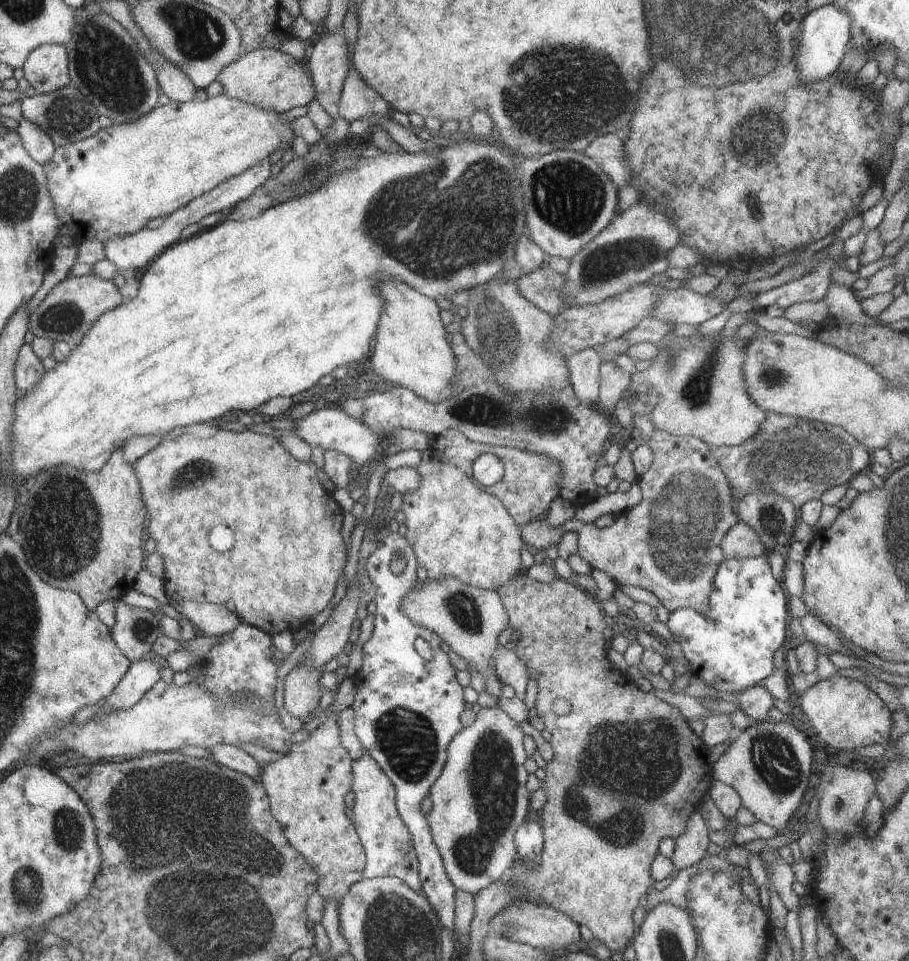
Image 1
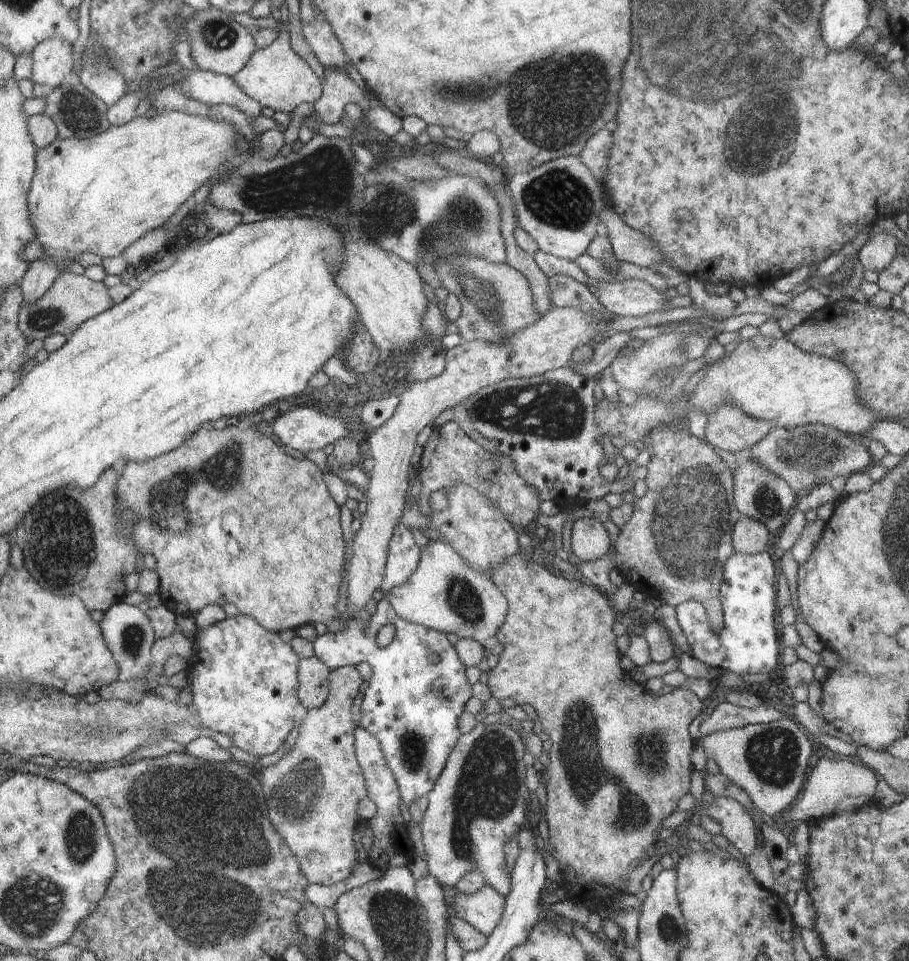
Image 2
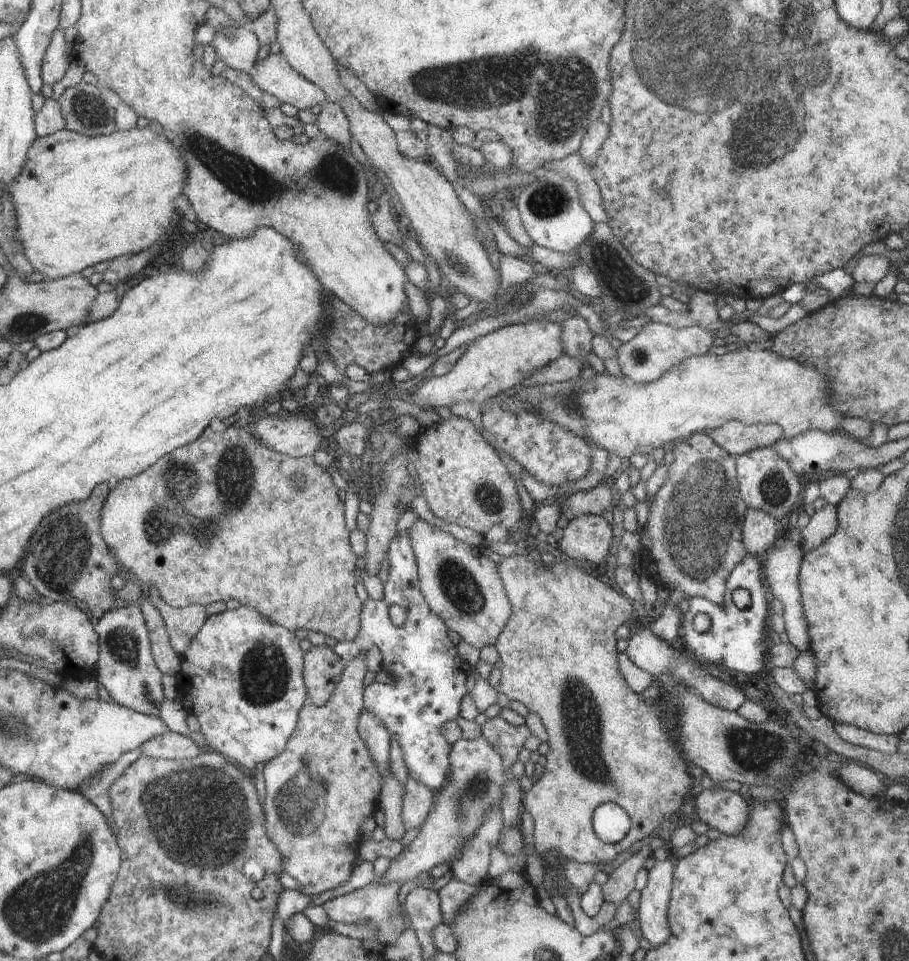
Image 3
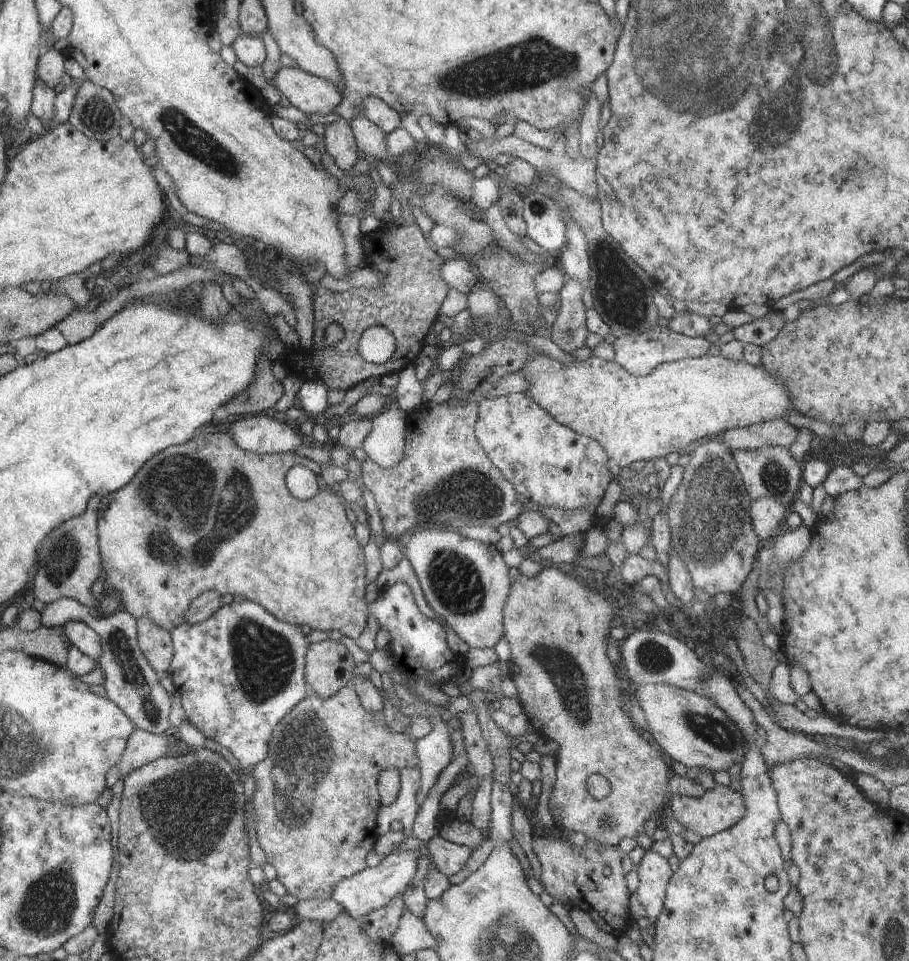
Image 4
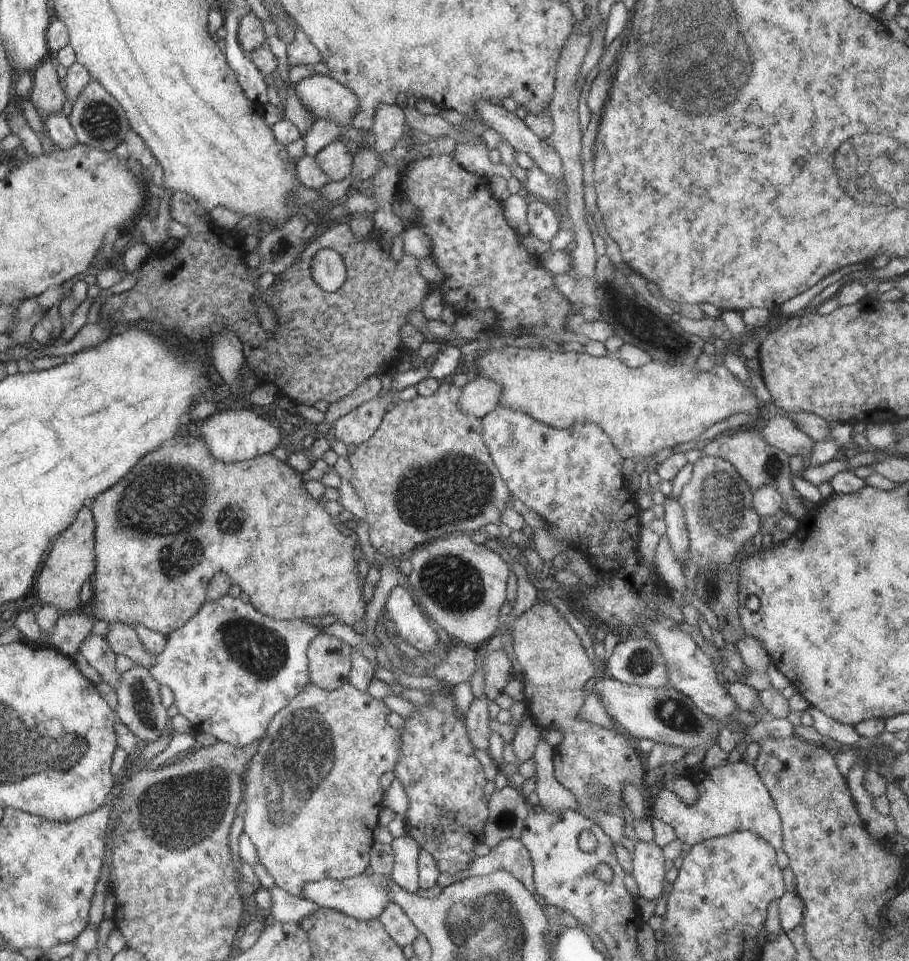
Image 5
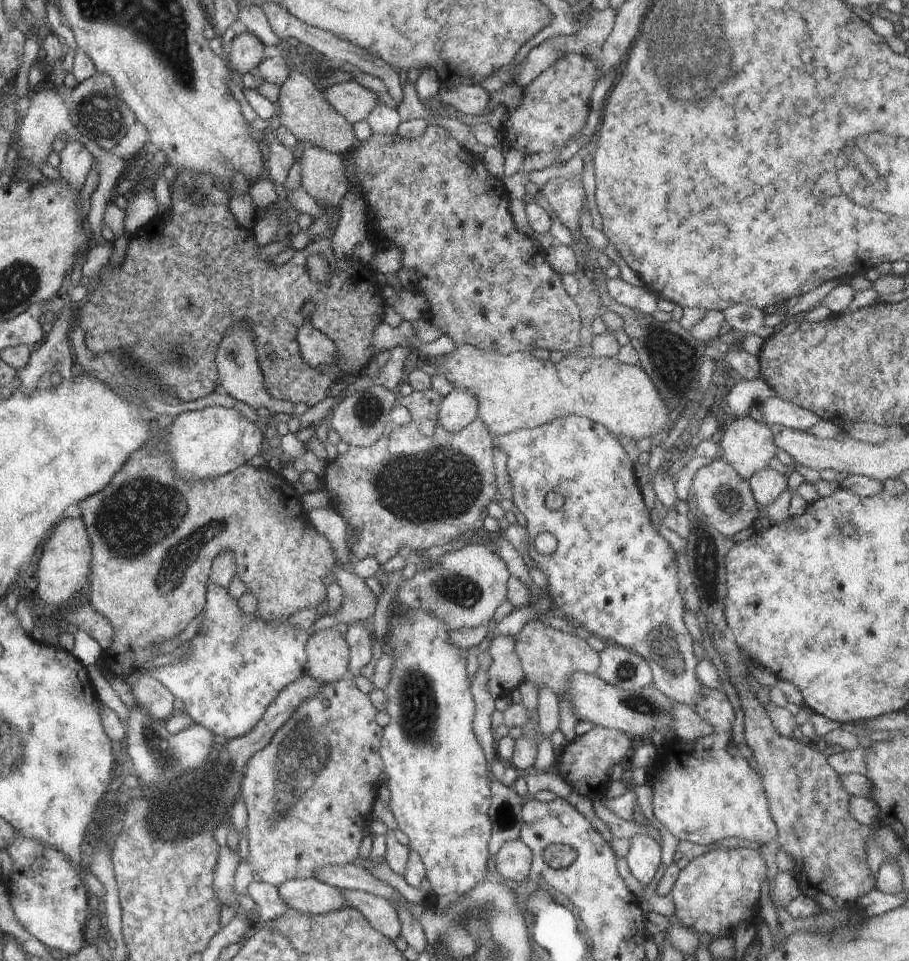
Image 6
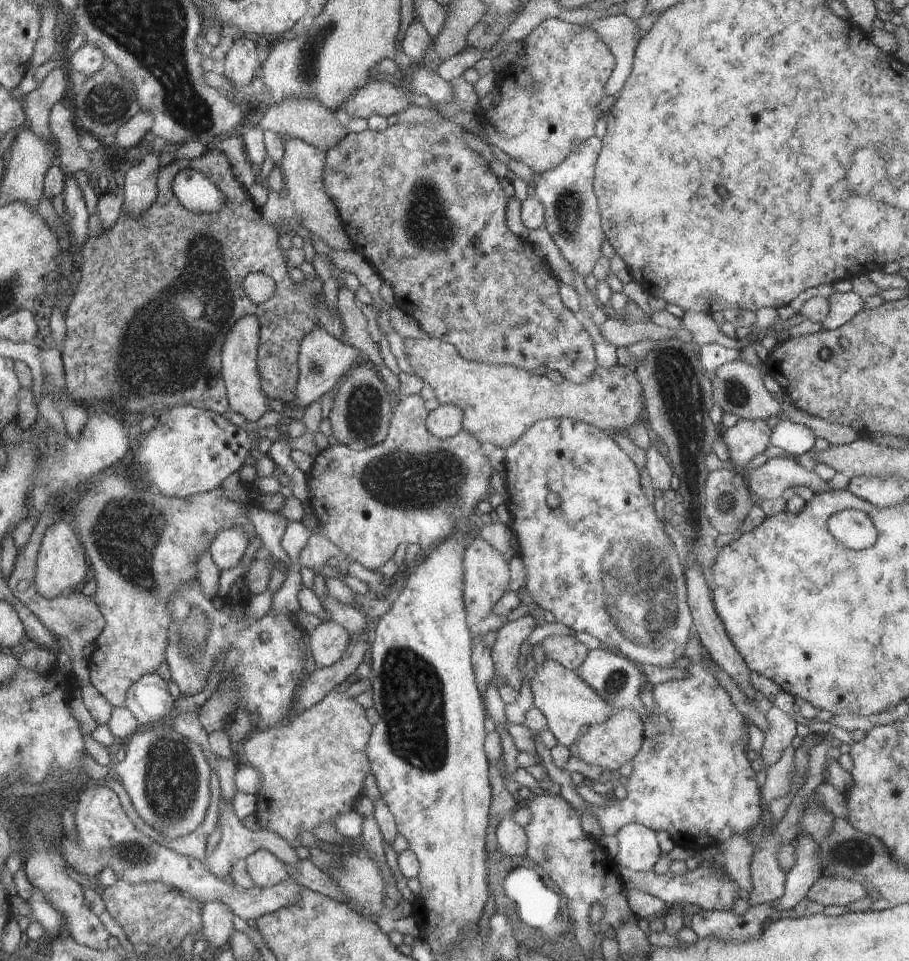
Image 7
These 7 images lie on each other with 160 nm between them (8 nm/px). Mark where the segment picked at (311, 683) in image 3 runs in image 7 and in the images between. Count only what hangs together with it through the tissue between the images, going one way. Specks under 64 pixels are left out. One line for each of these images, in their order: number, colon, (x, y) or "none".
4: (329, 666)
5: (329, 659)
6: (327, 650)
7: (328, 643)

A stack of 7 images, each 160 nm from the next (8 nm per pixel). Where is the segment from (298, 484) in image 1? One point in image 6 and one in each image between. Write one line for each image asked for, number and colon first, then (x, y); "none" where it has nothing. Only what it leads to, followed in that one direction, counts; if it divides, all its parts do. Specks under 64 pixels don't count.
2: (193, 519)
3: (262, 527)
4: (300, 560)
5: (179, 516)
6: (153, 534)

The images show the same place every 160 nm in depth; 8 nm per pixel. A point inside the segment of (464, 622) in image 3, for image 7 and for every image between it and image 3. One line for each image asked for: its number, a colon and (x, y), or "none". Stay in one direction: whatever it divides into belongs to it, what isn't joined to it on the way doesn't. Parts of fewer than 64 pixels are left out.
4: (465, 582)
5: (460, 584)
6: (463, 591)
7: (485, 572)

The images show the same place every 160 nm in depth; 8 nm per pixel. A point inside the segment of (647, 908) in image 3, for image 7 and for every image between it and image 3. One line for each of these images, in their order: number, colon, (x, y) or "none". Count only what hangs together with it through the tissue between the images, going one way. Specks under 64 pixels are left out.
4: (654, 871)
5: (649, 863)
6: (644, 856)
7: (639, 850)

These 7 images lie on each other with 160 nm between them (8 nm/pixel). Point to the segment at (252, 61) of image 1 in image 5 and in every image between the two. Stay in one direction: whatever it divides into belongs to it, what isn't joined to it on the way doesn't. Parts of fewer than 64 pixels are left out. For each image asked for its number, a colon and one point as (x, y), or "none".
2: (277, 77)
3: (274, 75)
4: (315, 96)
5: (326, 98)

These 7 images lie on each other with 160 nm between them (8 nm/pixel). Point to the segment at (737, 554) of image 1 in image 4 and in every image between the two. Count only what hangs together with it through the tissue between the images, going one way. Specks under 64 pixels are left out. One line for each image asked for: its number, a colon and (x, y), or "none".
2: (750, 537)
3: (758, 528)
4: (766, 513)

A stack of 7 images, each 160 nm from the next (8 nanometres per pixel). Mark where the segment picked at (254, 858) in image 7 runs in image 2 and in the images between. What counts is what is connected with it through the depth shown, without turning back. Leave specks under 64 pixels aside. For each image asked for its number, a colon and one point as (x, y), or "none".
2: (312, 793)
3: (319, 790)
4: (315, 803)
5: (313, 787)
6: (308, 793)

